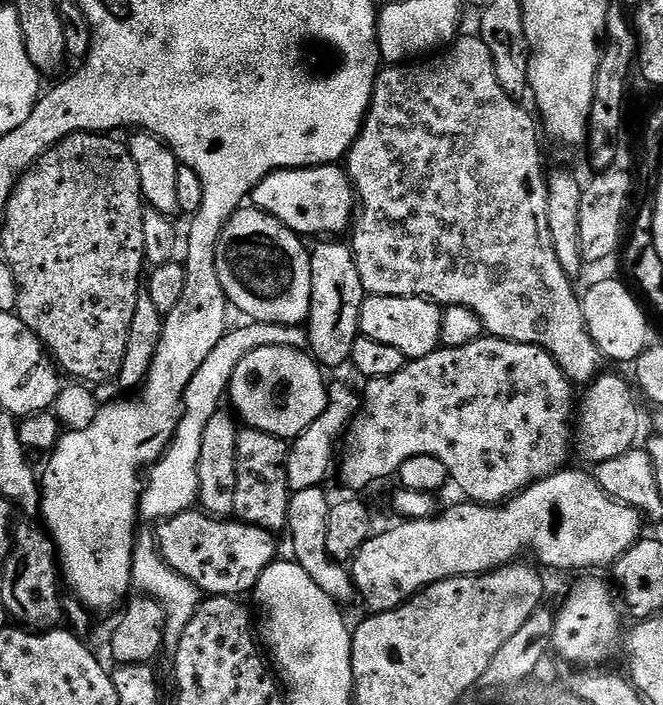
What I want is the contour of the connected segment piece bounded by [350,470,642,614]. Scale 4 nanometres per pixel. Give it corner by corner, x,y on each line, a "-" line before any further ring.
561,470
555,472
553,476
547,476
544,480
538,480
535,484
525,488
523,492
512,497
503,506
485,506
482,504
474,504
471,502
463,502
464,504
456,504
453,508
448,508
441,511
439,514
432,517
430,520
409,520
407,522
397,523
397,528
392,528
389,532
377,531
364,545
356,551
354,559
350,564
352,580
356,584
356,591
359,599
363,602
369,613
375,614
378,612
389,612
398,606
402,606
413,596
422,591
424,588
429,588
431,584
437,584
443,580
449,580
455,576
480,576
483,572
493,572
496,568
502,568
506,564
519,561
523,552
532,551
542,563
548,568
604,568
615,565
618,558
622,558
622,554
626,554
626,550
630,550
635,546
636,541
641,539
640,524
642,518
639,513
632,509
628,509
624,504
613,500
611,496
606,495
602,490
602,486
598,486
595,475
584,472
568,472
569,470

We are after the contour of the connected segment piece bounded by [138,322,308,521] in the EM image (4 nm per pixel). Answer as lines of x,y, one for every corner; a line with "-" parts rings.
245,323
245,328
225,331
224,336
206,354
206,362
198,366
198,374
190,378
190,386
184,391
184,413
176,427
176,434
168,451
151,465
146,476
146,483
140,493
139,515
148,520
159,521
161,518
177,516
189,511
197,503
200,487
198,486
198,454
202,454
202,430
206,430
206,422
221,411
223,402
228,396
228,384
232,380
234,370
246,354
259,348
308,348
308,334
303,327
290,324

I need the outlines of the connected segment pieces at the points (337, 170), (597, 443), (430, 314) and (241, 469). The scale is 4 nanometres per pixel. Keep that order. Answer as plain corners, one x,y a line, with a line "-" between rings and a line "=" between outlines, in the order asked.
336,164
315,168
282,168
270,173
252,191
251,203
260,211
277,216
291,232
309,238
315,232
340,232
354,220
354,189
348,173
=
601,373
587,385
582,404
578,406
573,433
573,451
589,466
609,461
631,451
640,434
640,410
635,393
616,374
=
365,295
360,311
360,335
394,346
394,350
402,350
409,361
421,360
441,347
443,317
441,305
417,296
=
241,427
236,434
236,489
234,516
237,521
264,528
271,534
288,527
288,453
289,441
266,434
257,428

